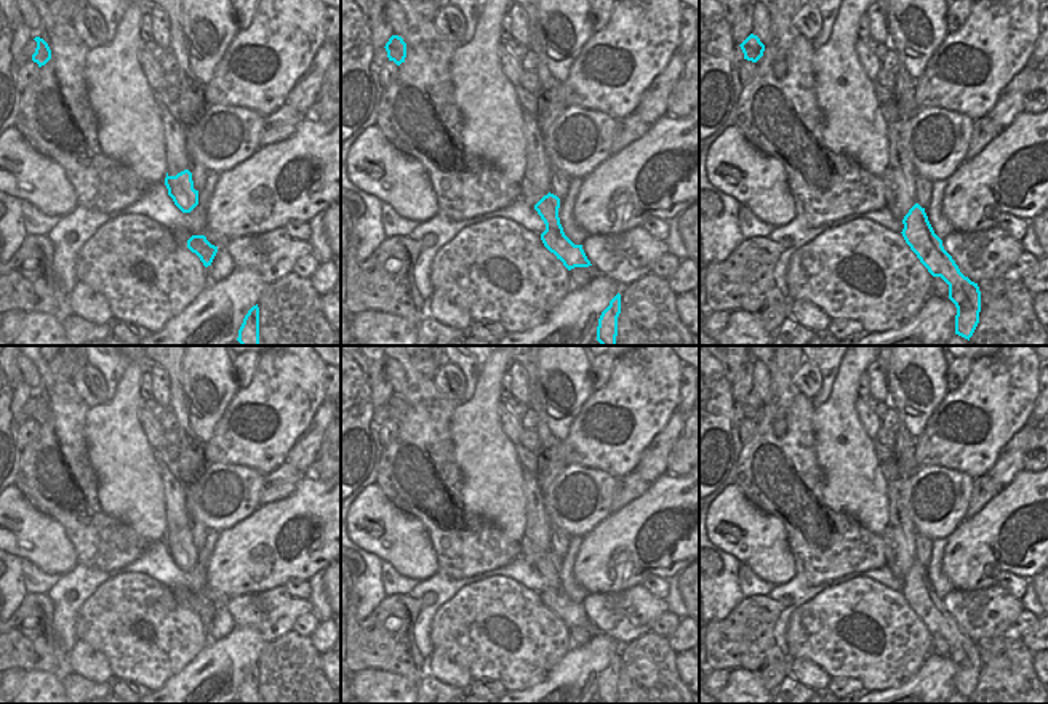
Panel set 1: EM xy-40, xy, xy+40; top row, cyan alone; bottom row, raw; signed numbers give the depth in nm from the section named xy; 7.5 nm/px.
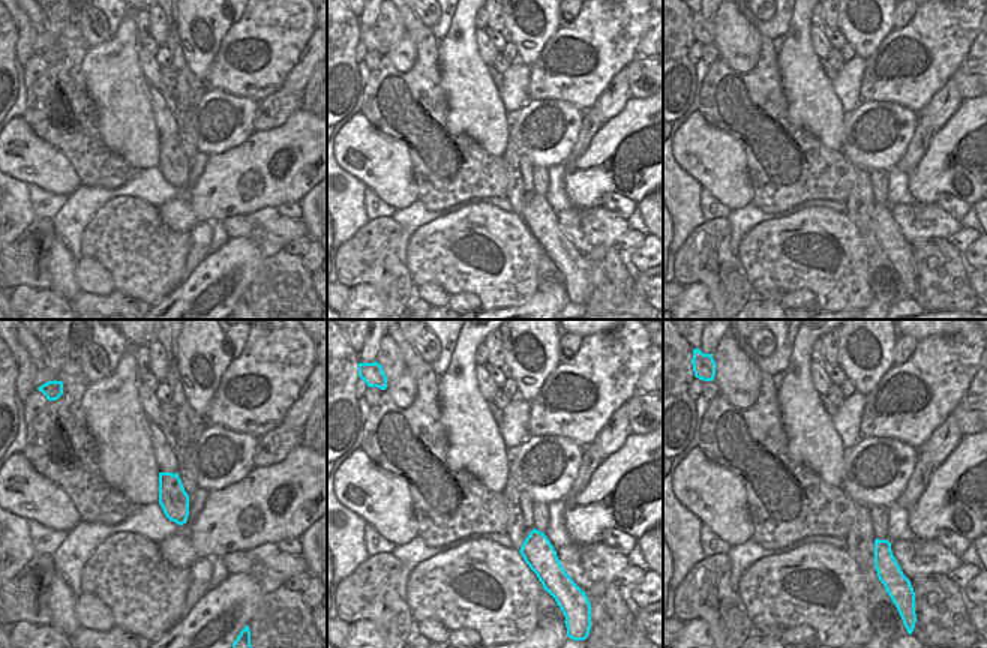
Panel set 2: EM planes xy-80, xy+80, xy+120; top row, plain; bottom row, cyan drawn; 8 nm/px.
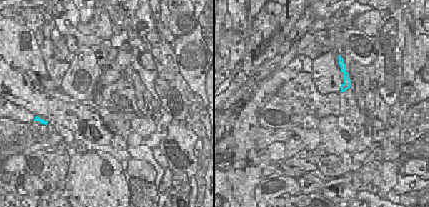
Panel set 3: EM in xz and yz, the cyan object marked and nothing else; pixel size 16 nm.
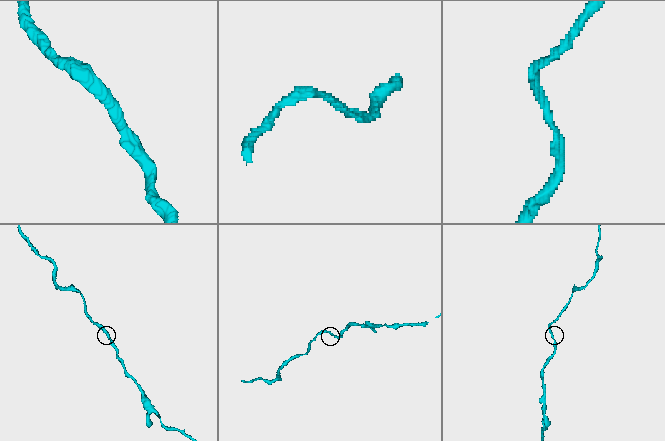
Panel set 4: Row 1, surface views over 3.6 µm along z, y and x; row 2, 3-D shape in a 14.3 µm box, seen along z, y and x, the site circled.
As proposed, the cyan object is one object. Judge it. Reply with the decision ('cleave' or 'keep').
keep

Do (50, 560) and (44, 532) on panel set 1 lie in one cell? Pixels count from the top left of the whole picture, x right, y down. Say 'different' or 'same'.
same

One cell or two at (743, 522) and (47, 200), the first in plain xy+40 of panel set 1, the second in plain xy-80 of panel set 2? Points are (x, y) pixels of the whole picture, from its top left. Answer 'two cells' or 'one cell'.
two cells

